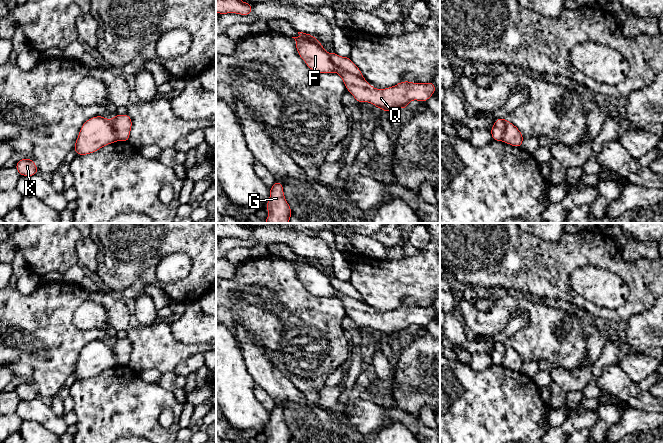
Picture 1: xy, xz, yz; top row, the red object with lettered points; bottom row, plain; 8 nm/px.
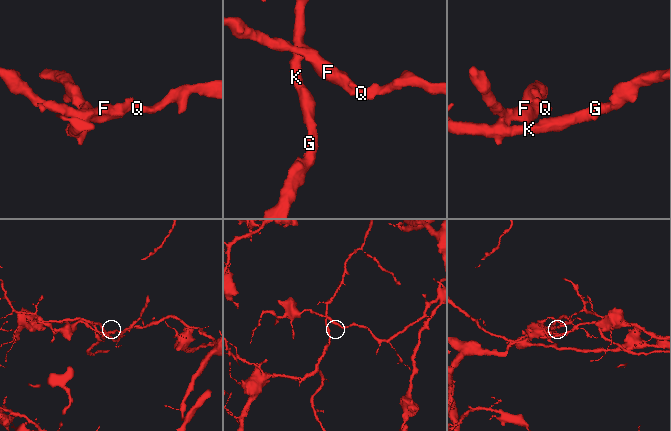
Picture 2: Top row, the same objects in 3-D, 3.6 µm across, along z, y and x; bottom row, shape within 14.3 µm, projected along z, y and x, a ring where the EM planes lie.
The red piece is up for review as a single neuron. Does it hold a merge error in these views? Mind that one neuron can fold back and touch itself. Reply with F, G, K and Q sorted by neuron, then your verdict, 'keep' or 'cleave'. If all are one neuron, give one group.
groups F Q / G K; cleave

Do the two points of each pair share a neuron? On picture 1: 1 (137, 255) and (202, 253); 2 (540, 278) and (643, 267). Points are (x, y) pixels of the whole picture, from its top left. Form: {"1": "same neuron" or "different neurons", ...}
{"1": "same neuron", "2": "same neuron"}

